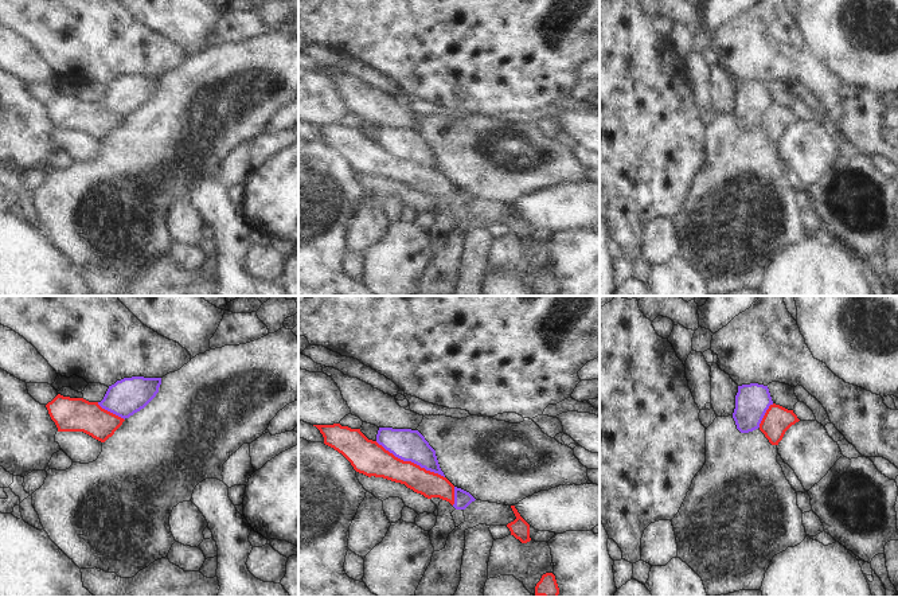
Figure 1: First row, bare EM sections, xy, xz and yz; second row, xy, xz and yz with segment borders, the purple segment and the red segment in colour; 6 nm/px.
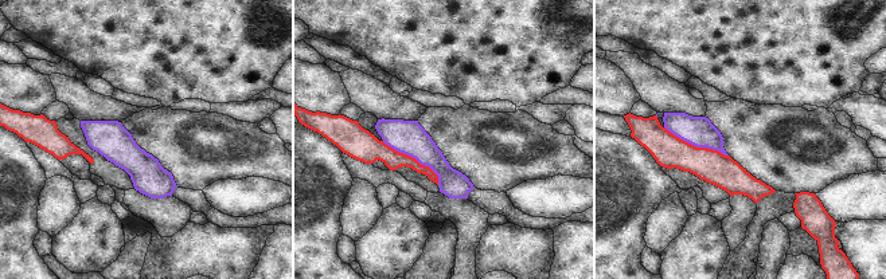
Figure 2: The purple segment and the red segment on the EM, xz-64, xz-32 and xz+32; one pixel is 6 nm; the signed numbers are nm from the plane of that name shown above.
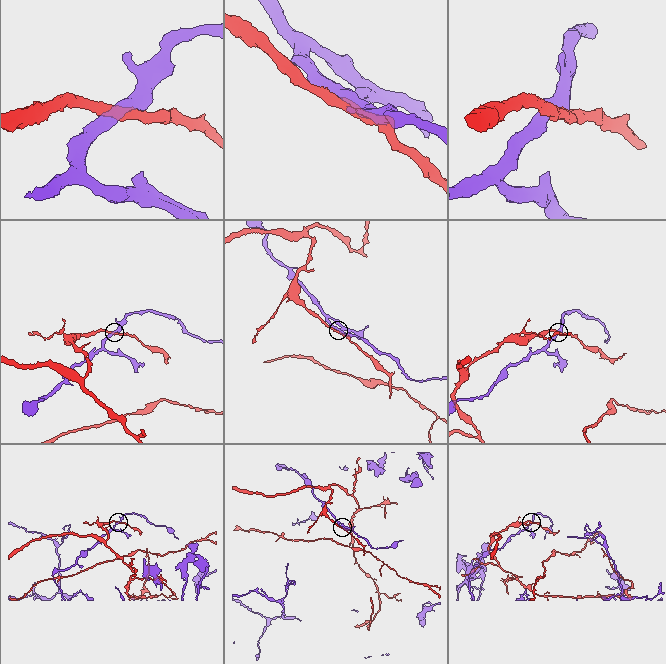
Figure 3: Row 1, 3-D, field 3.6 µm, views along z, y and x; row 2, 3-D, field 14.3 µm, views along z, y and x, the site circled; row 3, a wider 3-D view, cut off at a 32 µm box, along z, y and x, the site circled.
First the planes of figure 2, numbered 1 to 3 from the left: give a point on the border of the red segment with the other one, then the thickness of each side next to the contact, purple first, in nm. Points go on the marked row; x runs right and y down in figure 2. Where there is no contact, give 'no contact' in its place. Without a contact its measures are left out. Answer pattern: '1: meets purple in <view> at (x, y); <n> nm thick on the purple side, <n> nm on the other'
1: no contact
2: meets purple in xz-32 at (414, 157); 200 nm thick on the purple side, 130 nm on the other
3: meets purple in xz+32 at (697, 146); 180 nm thick on the purple side, 200 nm on the other

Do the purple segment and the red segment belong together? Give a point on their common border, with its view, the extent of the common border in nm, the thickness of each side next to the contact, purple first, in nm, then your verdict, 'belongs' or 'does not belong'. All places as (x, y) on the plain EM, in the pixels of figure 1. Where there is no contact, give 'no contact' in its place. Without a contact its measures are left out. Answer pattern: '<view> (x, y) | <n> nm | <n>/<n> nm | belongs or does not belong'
xz (410, 159) | 460 nm | 190/200 nm | does not belong

